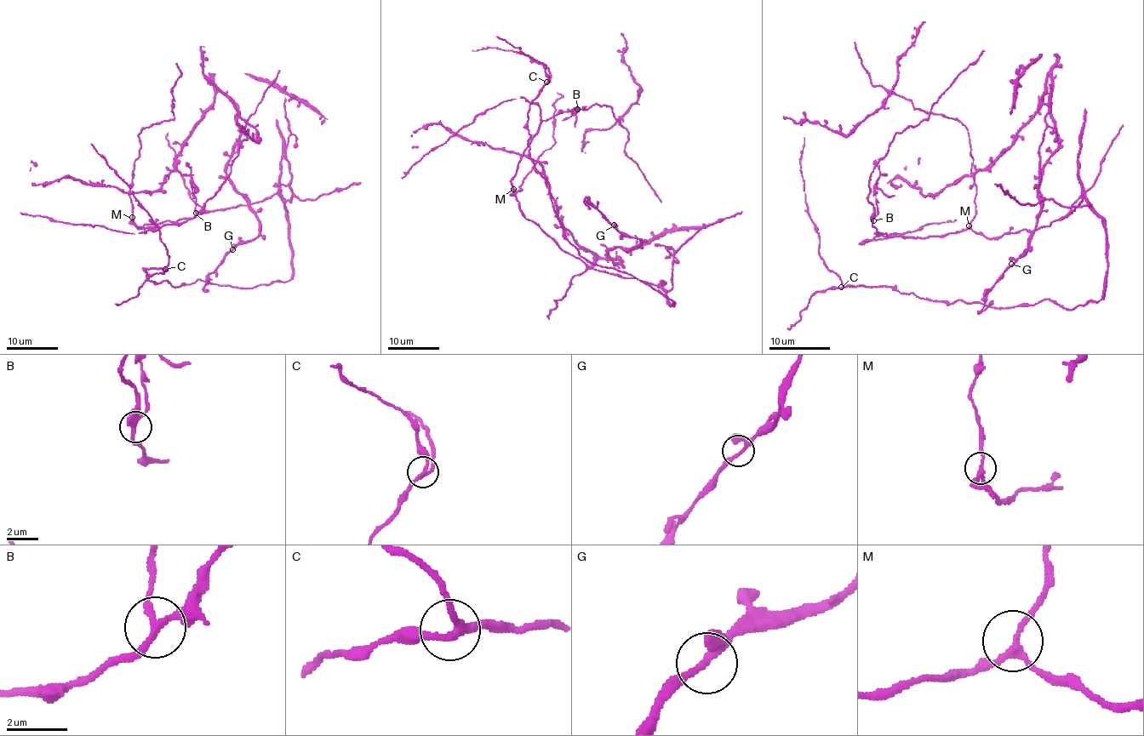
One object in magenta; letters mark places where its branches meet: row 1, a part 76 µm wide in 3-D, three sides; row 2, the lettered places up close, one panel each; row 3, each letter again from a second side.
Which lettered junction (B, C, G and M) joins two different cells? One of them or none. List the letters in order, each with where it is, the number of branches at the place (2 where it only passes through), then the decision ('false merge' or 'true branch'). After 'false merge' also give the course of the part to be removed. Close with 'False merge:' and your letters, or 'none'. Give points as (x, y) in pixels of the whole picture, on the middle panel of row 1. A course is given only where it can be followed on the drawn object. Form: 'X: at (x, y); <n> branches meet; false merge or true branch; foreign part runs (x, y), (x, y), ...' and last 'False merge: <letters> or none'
B: at (577, 109); 3 branches meet; false merge; foreign part runs (578, 109), (573, 114), (568, 111)
C: at (546, 82); 3 branches meet; true branch
G: at (614, 225); 3 branches meet; true branch
M: at (513, 189); 3 branches meet; true branch
False merge: B

